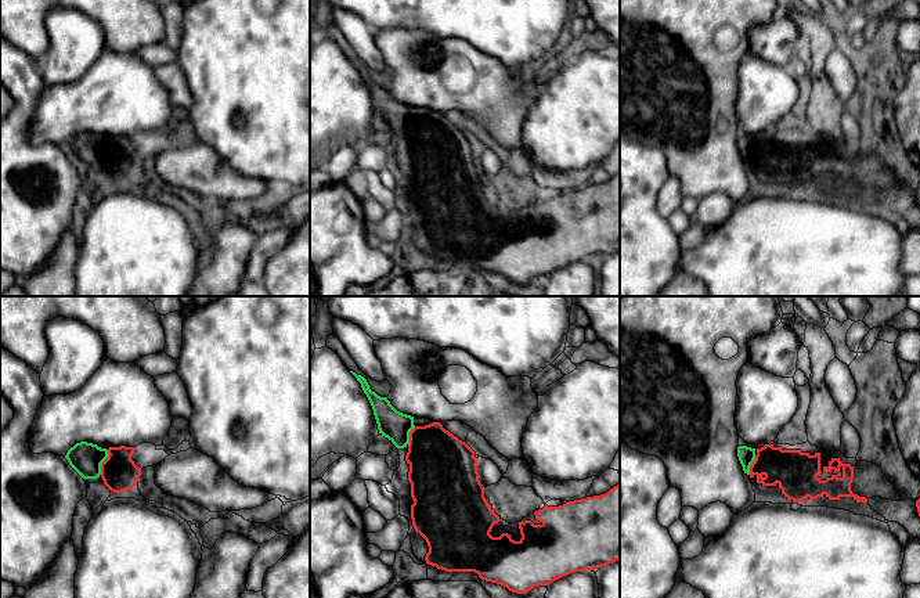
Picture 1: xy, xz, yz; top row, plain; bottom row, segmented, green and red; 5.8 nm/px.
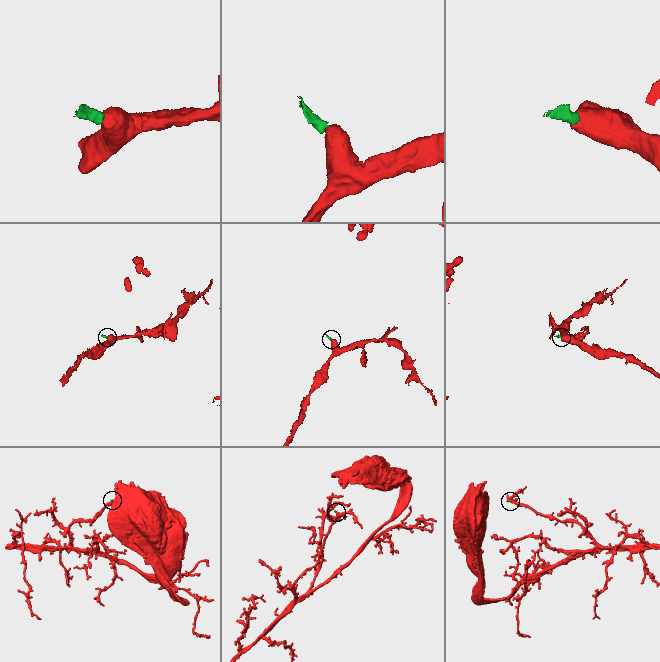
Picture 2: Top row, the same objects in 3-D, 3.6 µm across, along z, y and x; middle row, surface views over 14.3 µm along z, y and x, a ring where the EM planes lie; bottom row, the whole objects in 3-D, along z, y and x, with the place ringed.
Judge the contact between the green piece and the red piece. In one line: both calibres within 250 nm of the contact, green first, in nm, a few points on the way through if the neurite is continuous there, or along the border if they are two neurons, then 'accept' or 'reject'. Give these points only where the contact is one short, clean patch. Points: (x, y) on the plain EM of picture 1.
calibres 190 and 200 nm; way xy (86, 148), (103, 151), (111, 154), (119, 162); accept

